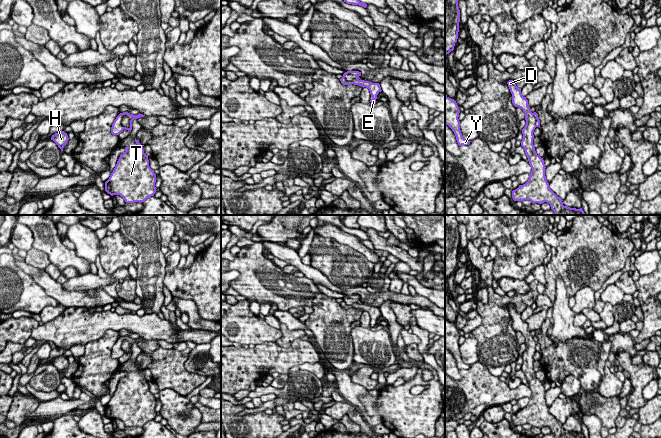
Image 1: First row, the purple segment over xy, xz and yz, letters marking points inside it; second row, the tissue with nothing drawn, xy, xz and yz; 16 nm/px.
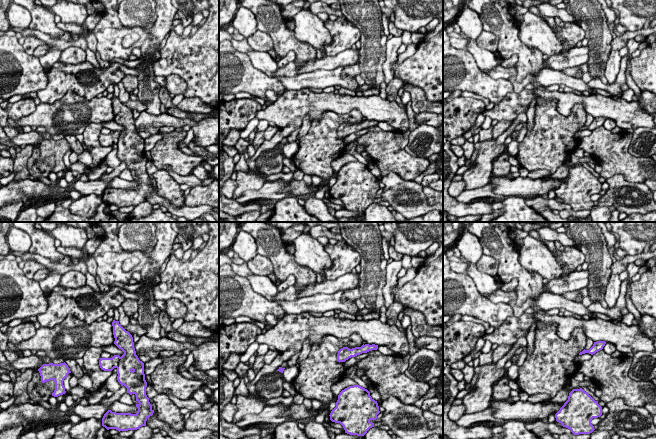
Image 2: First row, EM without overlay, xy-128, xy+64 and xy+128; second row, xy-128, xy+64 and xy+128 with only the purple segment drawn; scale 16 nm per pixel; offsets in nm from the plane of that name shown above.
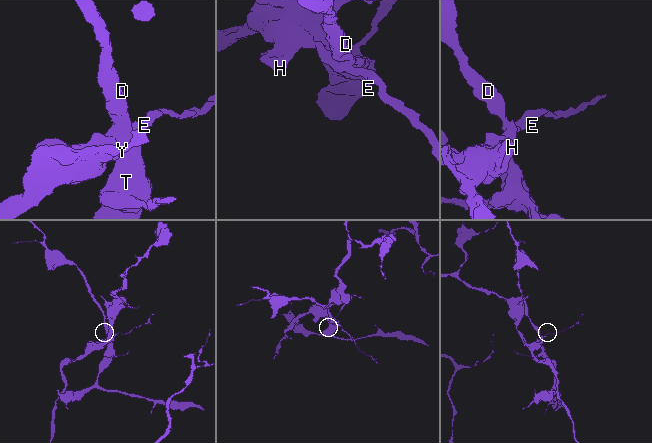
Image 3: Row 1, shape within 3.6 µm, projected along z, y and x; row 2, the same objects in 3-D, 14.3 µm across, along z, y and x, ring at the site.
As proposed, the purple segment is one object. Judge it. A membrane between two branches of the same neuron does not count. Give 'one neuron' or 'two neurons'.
two neurons

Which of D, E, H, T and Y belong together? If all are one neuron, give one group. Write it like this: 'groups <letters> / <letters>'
groups D T / E H Y

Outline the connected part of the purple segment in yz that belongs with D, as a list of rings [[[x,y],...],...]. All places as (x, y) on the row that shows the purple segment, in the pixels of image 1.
[[[513,80],[507,82],[512,94],[512,103],[519,107],[525,113],[526,125],[522,129],[523,139],[521,146],[524,148],[529,164],[532,168],[528,181],[519,185],[512,191],[514,201],[530,200],[532,203],[542,204],[547,202],[555,215],[585,215],[582,208],[570,208],[563,205],[563,200],[558,197],[550,188],[545,176],[545,164],[535,151],[533,145],[533,132],[536,128],[536,118],[528,106],[528,100],[521,94],[521,88],[518,88]]]

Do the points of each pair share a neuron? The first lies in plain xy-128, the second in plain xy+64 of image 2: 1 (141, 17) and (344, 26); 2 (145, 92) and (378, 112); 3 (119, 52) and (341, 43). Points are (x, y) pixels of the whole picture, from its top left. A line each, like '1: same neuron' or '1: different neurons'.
1: different neurons
2: different neurons
3: same neuron

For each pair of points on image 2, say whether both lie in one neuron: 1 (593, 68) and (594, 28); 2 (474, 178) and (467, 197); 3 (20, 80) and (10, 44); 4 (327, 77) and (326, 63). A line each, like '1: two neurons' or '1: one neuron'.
1: one neuron
2: two neurons
3: one neuron
4: two neurons

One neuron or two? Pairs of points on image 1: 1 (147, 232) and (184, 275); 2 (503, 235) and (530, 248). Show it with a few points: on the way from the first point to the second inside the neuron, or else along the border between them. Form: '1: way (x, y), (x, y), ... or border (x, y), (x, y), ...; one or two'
1: border (166, 265), (163, 285); two
2: way (508, 242), (515, 249), (523, 249); one

